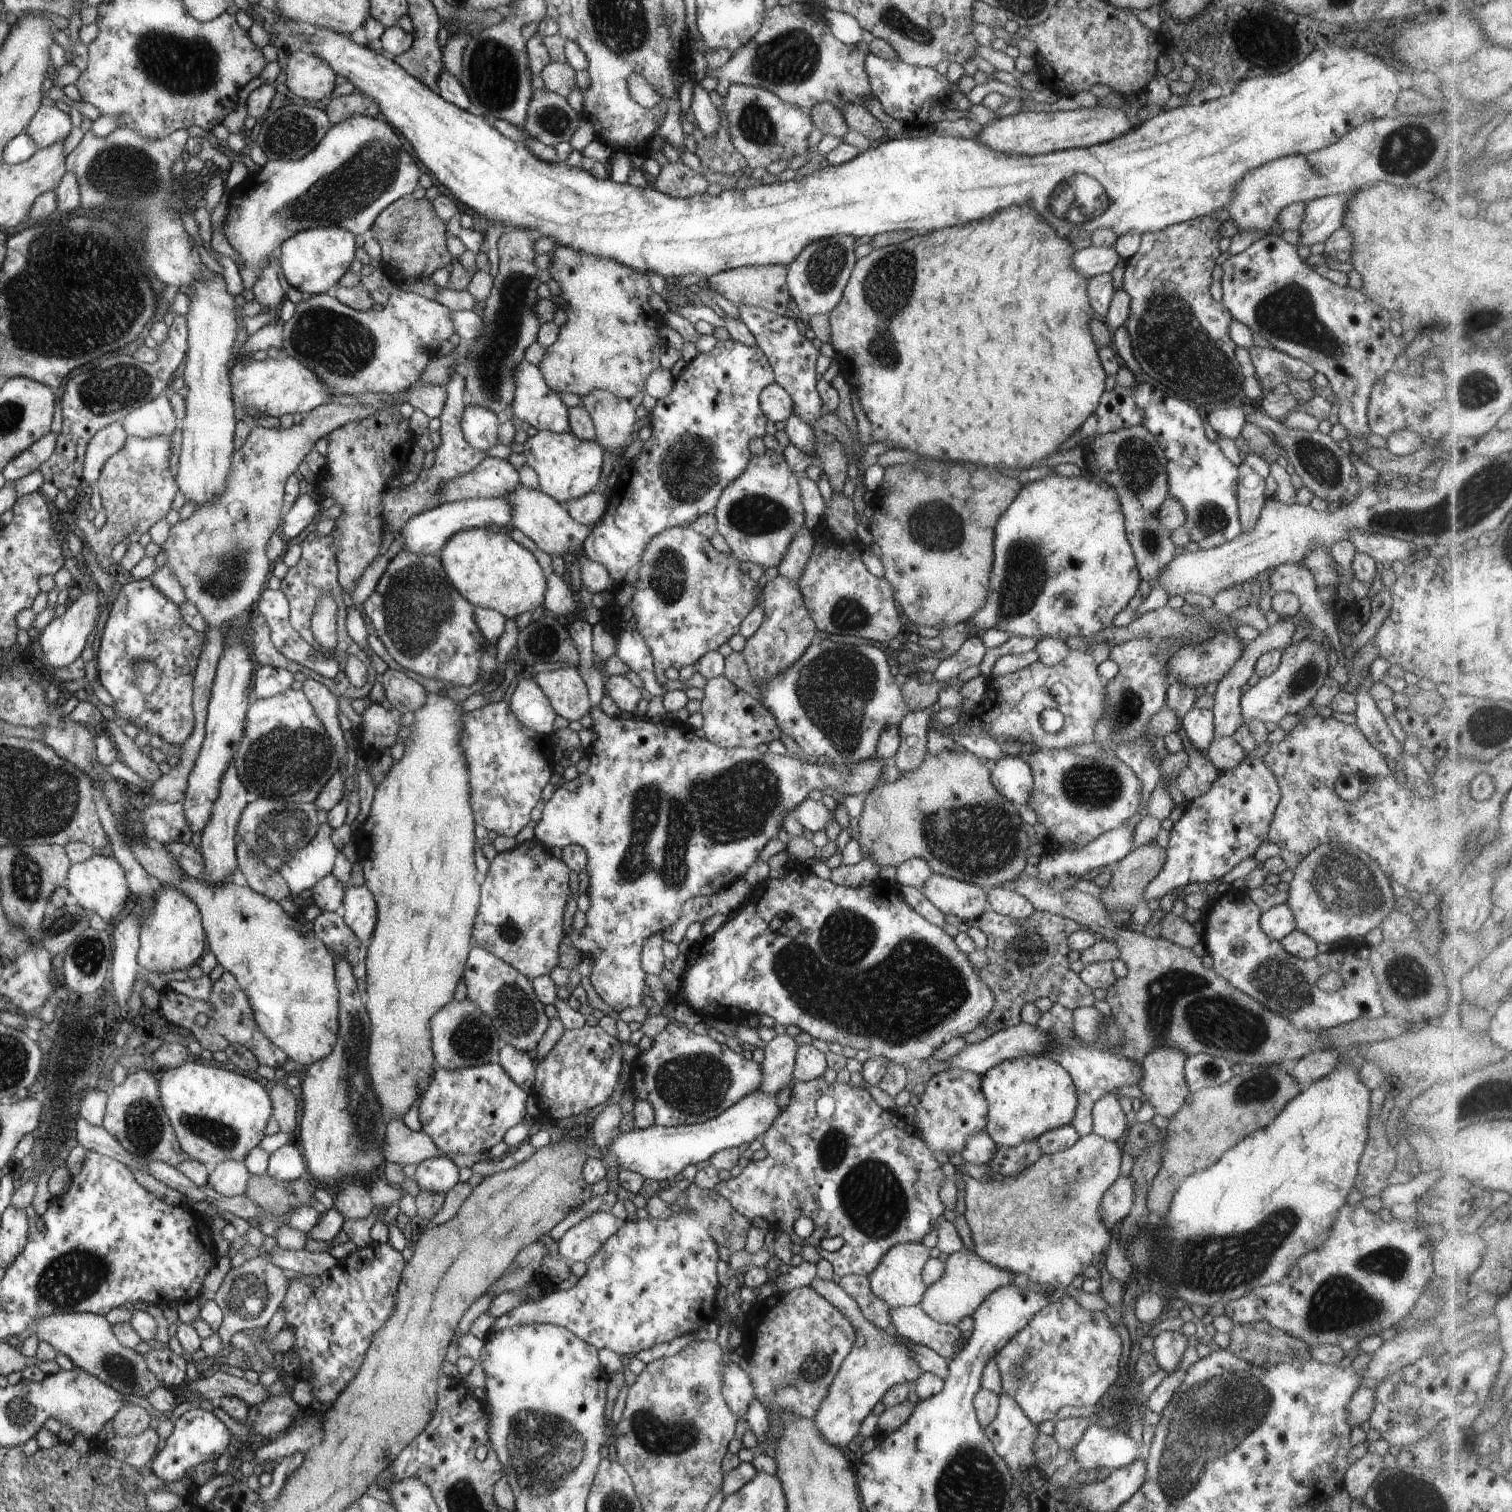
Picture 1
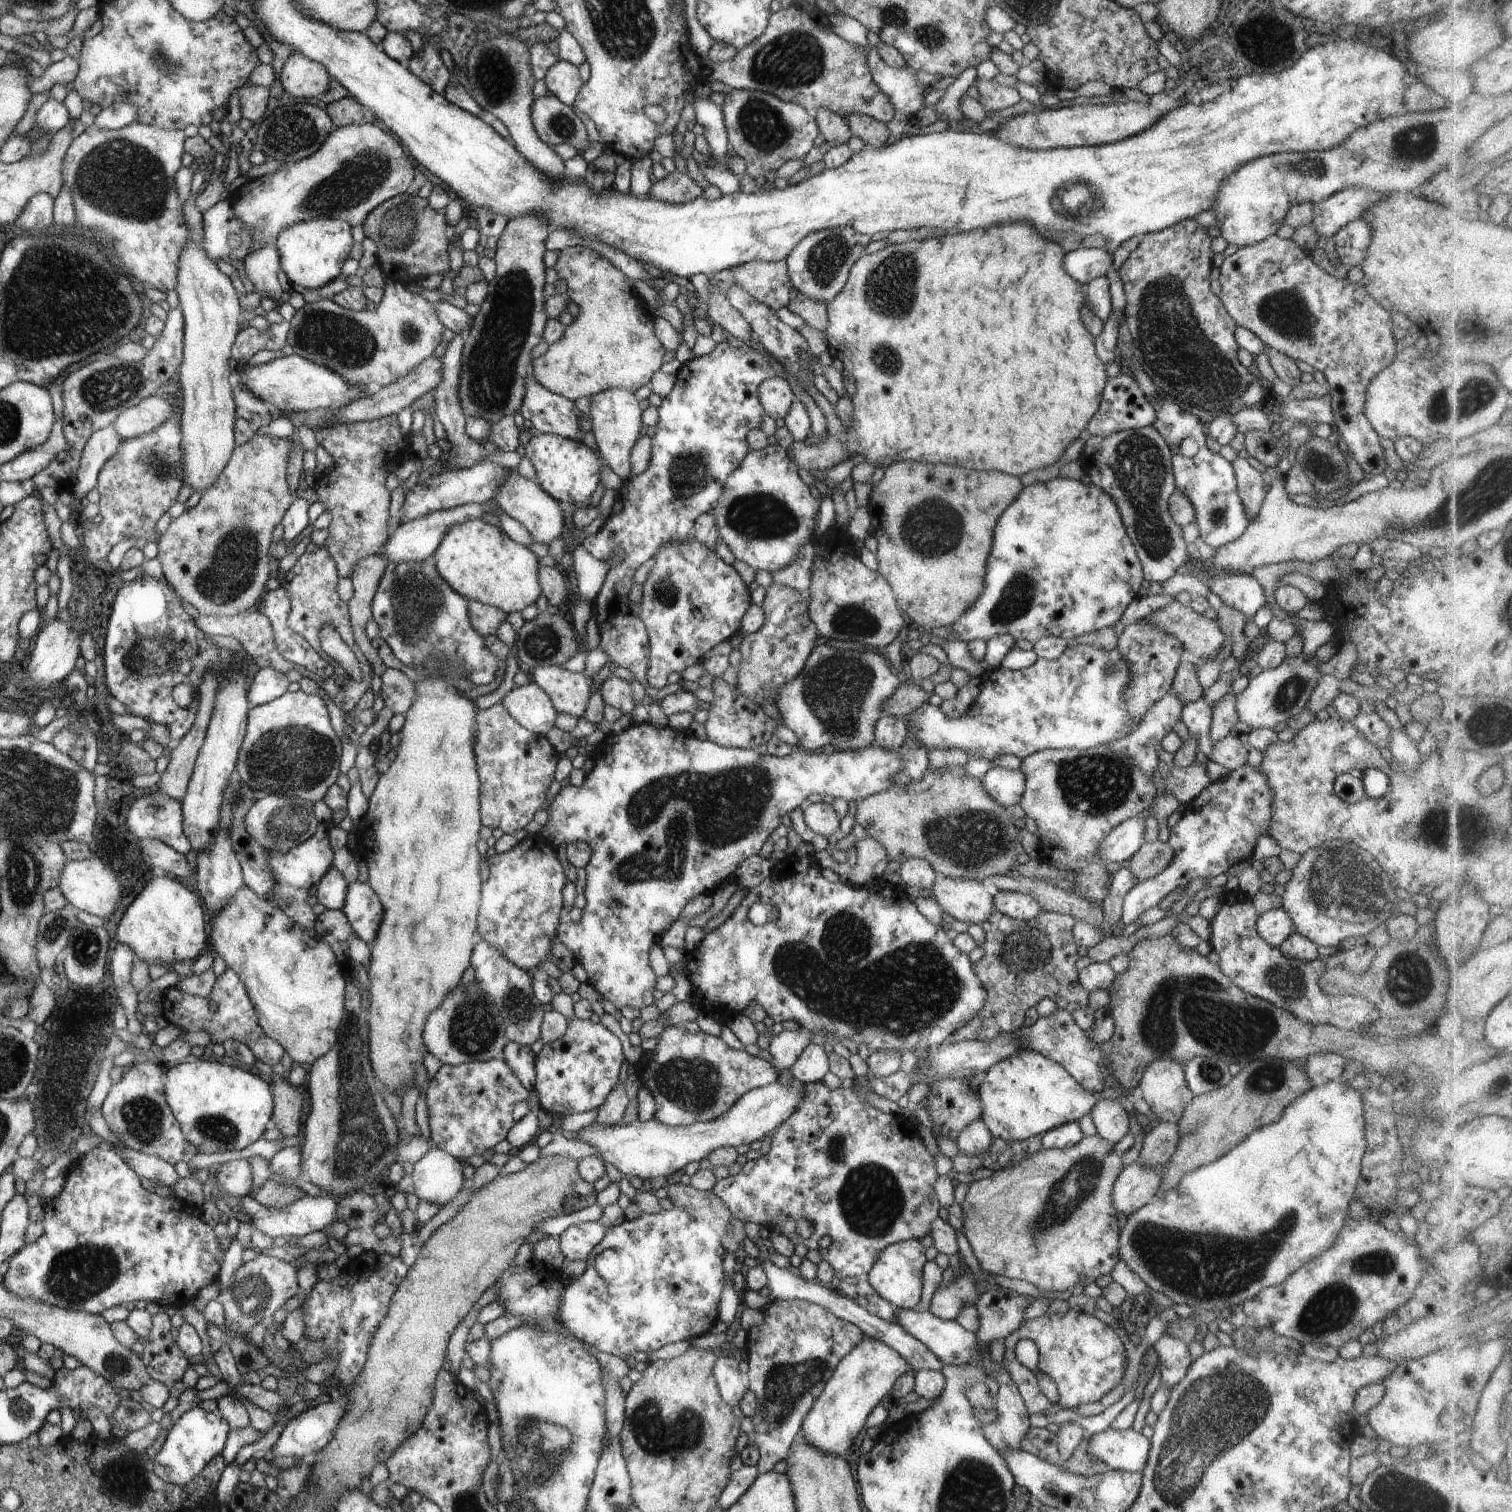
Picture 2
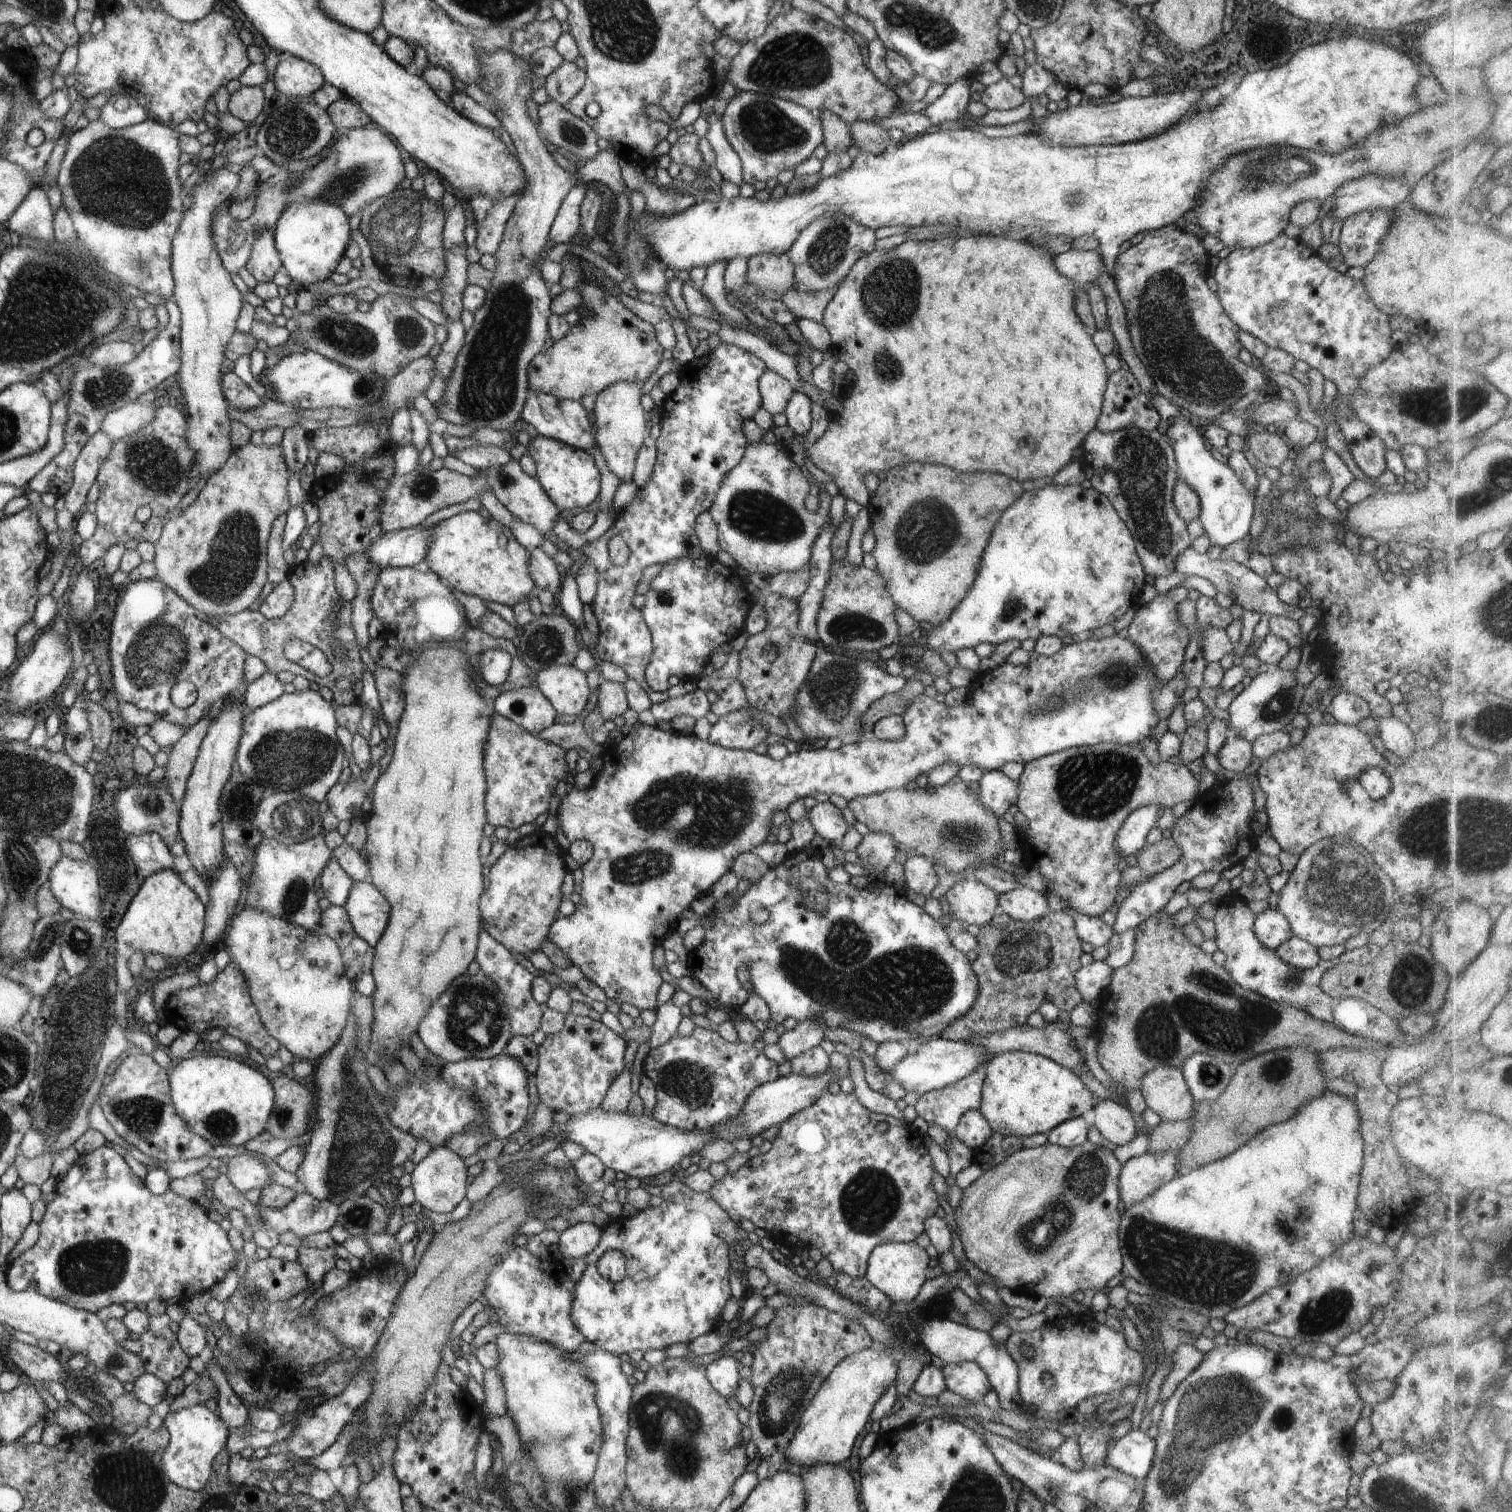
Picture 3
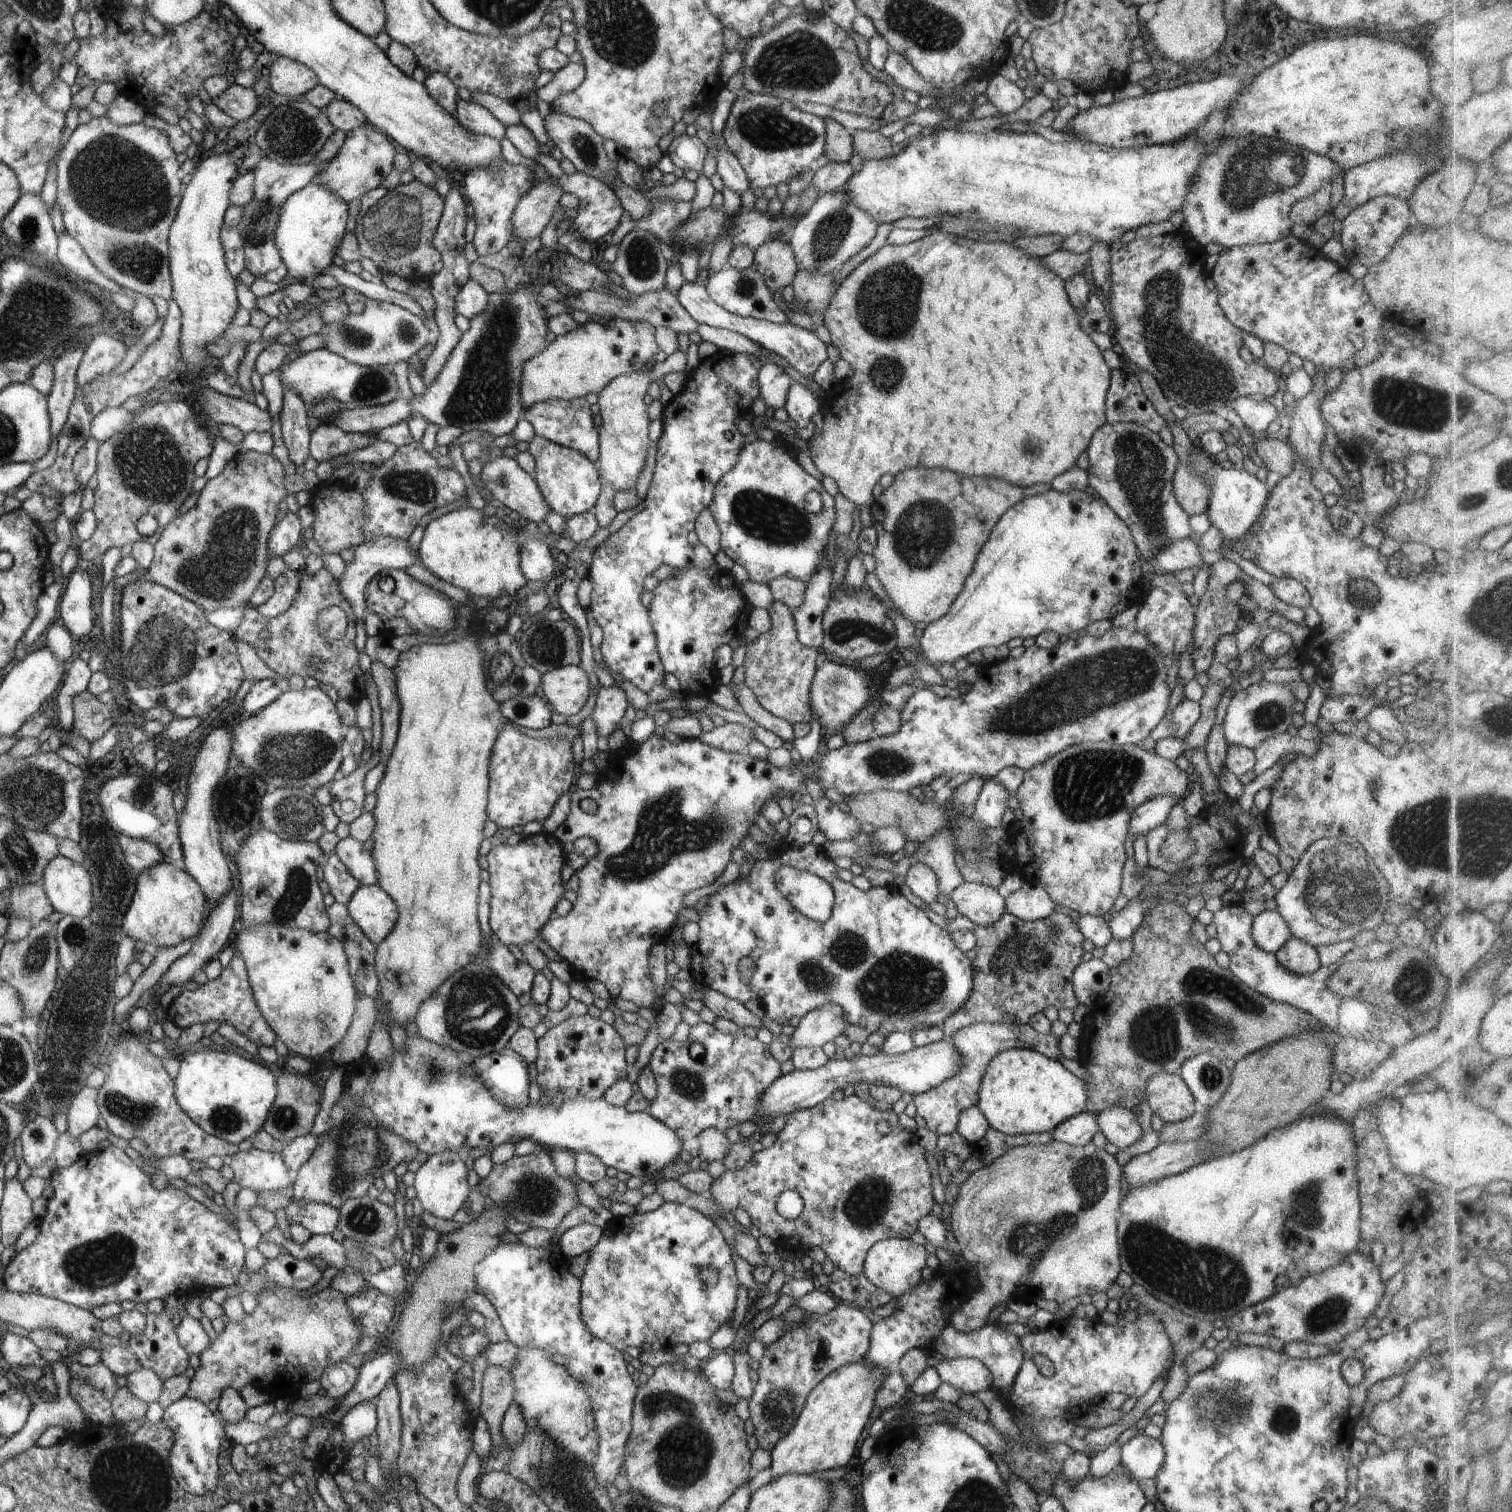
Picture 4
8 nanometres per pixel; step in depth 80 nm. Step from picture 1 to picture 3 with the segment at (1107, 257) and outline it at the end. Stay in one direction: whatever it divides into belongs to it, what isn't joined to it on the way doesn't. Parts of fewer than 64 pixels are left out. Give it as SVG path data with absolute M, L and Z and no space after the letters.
M1068 250L1067 252L1054 255L1054 266L1058 272L1066 278L1070 278L1075 284L1090 286L1096 282L1100 270L1102 270L1103 259L1099 250Z

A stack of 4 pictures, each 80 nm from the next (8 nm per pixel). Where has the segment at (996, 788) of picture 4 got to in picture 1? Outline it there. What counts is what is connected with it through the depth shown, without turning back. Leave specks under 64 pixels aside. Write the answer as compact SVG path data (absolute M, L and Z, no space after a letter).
M1008 755L996 761L991 779L998 792L1017 806L1027 803L1034 784L1028 761L1018 755Z

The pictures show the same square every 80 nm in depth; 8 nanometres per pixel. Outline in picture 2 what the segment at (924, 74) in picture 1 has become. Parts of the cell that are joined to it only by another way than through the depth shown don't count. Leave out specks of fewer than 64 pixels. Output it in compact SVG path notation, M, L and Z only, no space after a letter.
M875 46L868 48L867 65L876 86L888 97L896 113L912 119L924 108L924 97L930 89L916 81L916 72L911 67L898 68L886 64Z

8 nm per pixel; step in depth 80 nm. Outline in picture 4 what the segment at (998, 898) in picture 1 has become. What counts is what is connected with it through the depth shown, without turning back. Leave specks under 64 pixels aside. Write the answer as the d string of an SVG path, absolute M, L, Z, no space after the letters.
M1026 882L1022 888L1010 894L1006 911L1022 921L1036 921L1055 911L1053 899L1039 886Z

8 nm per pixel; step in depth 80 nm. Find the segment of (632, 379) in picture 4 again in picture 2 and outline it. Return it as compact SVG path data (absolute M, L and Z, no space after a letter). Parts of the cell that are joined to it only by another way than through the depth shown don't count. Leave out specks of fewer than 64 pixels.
M626 388L604 390L590 398L590 421L593 425L599 454L602 454L604 462L622 481L632 476L630 452L640 439L640 430L643 427L642 414L640 401L632 390L626 390Z

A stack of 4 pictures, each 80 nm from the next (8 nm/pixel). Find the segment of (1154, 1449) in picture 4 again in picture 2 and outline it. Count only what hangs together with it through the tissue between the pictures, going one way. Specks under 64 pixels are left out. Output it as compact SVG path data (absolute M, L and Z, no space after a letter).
M1108 1427L1087 1437L1087 1451L1091 1458L1101 1460L1114 1470L1141 1472L1146 1466L1150 1441L1141 1432Z

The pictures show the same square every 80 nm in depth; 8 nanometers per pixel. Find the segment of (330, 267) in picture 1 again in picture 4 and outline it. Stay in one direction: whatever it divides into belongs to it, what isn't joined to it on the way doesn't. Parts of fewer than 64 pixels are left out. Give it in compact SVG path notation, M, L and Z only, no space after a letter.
M318 176L304 188L292 192L281 205L275 244L289 277L295 282L308 282L334 262L336 248L340 246L348 224L348 202L337 191L330 190Z

